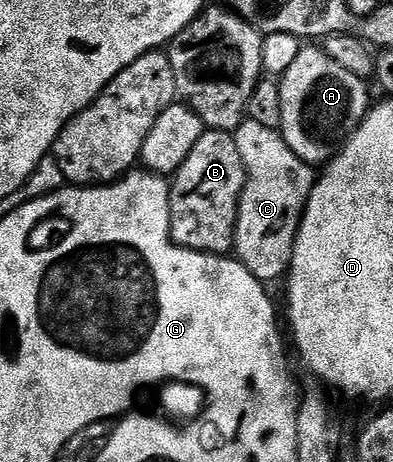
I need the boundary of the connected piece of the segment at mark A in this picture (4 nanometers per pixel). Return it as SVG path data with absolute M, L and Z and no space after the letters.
M319 45L300 46L297 61L289 65L278 84L283 140L297 158L308 165L326 164L340 150L349 128L366 117L369 110L368 84L349 73L349 69L341 69Z

